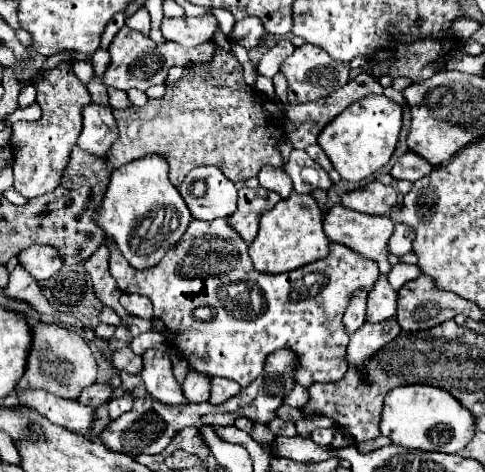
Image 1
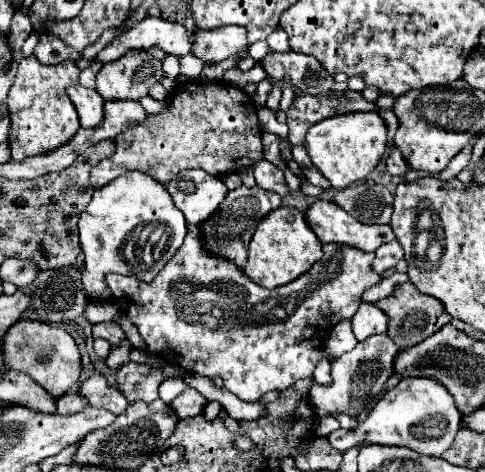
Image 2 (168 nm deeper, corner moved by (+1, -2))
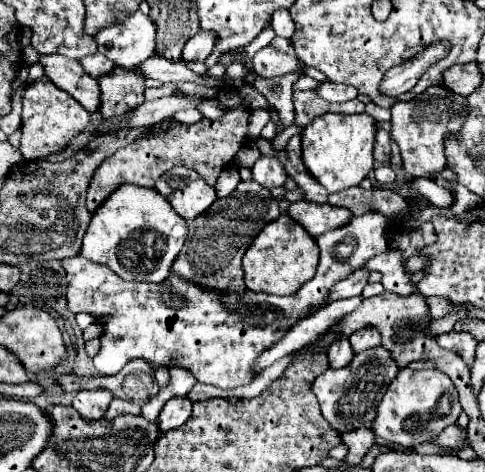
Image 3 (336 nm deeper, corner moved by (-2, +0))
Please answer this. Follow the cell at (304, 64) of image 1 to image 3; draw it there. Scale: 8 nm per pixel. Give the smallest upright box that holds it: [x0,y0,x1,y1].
[252,46,302,78]

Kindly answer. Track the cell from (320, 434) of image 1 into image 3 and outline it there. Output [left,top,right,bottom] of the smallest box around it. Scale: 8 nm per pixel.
[372,368,462,446]

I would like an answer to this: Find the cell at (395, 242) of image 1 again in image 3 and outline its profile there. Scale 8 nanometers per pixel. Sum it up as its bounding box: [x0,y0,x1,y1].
[330,268,370,302]

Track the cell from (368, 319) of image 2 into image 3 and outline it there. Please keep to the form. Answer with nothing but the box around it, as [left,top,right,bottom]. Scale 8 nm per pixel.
[350,326,380,352]

